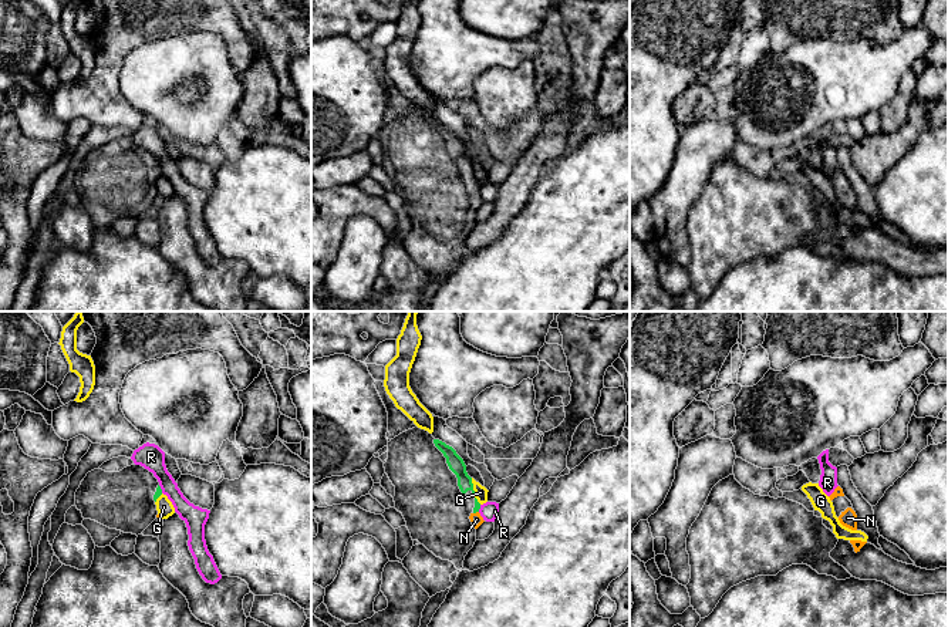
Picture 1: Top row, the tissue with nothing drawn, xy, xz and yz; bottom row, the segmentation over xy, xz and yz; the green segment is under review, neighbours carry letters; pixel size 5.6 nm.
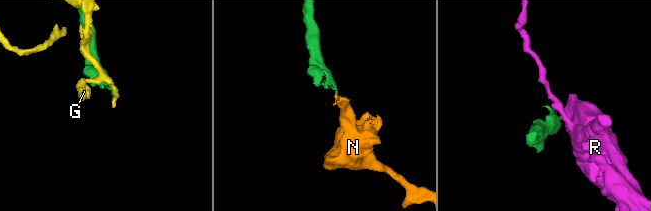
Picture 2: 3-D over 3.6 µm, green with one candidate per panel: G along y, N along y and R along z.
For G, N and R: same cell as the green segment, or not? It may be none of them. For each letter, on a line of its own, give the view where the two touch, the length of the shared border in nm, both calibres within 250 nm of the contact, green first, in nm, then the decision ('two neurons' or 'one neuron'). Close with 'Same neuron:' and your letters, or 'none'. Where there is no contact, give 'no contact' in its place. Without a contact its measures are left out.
G: xz | 160 nm | 90/80 nm | two neurons
N: xz | 40 nm | 40/70 nm | one neuron
R: xy | 50 nm | 40/150 nm | two neurons
Same neuron: N

